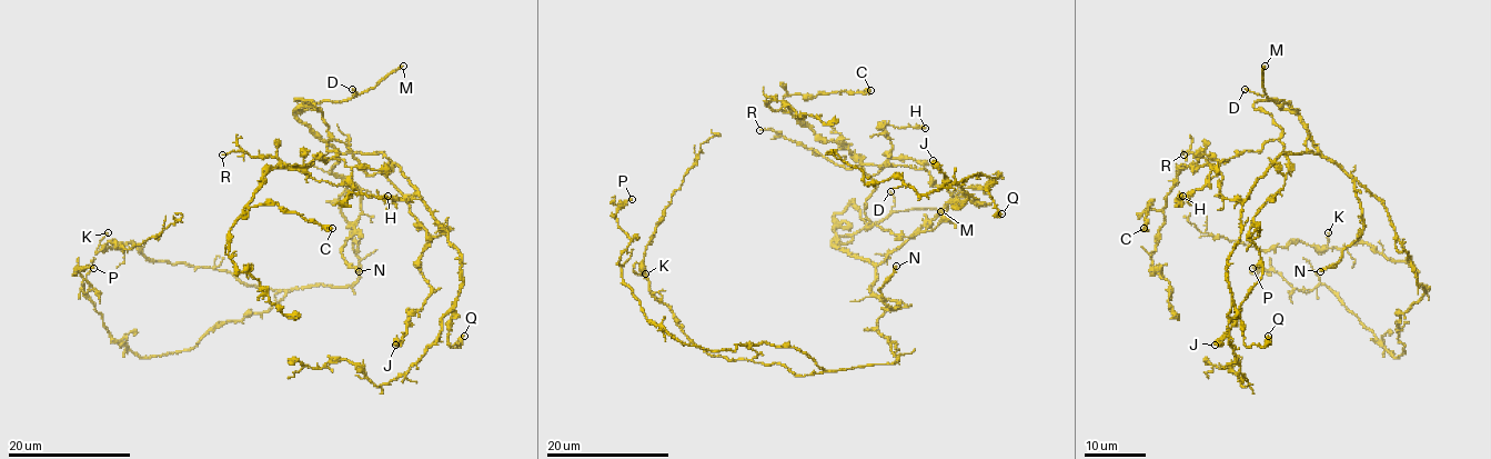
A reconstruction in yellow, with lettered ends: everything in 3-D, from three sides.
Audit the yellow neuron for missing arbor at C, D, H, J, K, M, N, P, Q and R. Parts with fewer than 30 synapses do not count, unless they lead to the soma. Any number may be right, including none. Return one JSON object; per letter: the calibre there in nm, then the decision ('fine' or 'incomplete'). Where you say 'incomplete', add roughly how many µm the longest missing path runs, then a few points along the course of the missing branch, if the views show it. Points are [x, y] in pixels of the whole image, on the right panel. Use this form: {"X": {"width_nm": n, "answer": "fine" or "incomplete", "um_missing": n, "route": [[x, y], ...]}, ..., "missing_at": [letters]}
{"C": {"width_nm": 600, "answer": "fine"}, "D": {"width_nm": 100, "answer": "fine"}, "H": {"width_nm": 280, "answer": "fine"}, "J": {"width_nm": 440, "answer": "fine"}, "K": {"width_nm": 130, "answer": "fine"}, "M": {"width_nm": 200, "answer": "incomplete", "um_missing": 80}, "N": {"width_nm": 180, "answer": "fine"}, "P": {"width_nm": 180, "answer": "fine"}, "Q": {"width_nm": 360, "answer": "fine"}, "R": {"width_nm": 150, "answer": "fine"}, "missing_at": ["M"]}

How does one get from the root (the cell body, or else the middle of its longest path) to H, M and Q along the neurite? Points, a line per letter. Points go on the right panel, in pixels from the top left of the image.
H: (1378, 199), (1320, 155), (1283, 153), (1283, 175), (1291, 163), (1277, 139), (1223, 159), (1182, 196)
M: (1378, 199), (1321, 153), (1296, 109), (1265, 93), (1261, 77), (1265, 66)
Q: (1378, 199), (1312, 153), (1283, 153), (1257, 180), (1241, 207), (1227, 281), (1243, 342), (1263, 346), (1268, 336)

